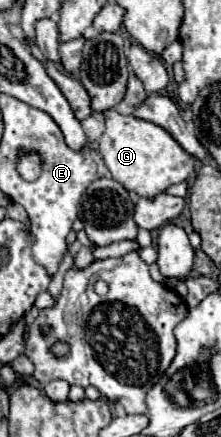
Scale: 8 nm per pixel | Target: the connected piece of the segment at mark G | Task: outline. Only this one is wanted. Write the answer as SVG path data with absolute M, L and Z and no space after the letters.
M115 109L105 111L105 125L107 129L99 141L99 153L105 161L105 167L111 171L111 177L119 181L127 191L151 199L191 175L195 159L185 153L183 147L159 125L139 117L119 115Z

